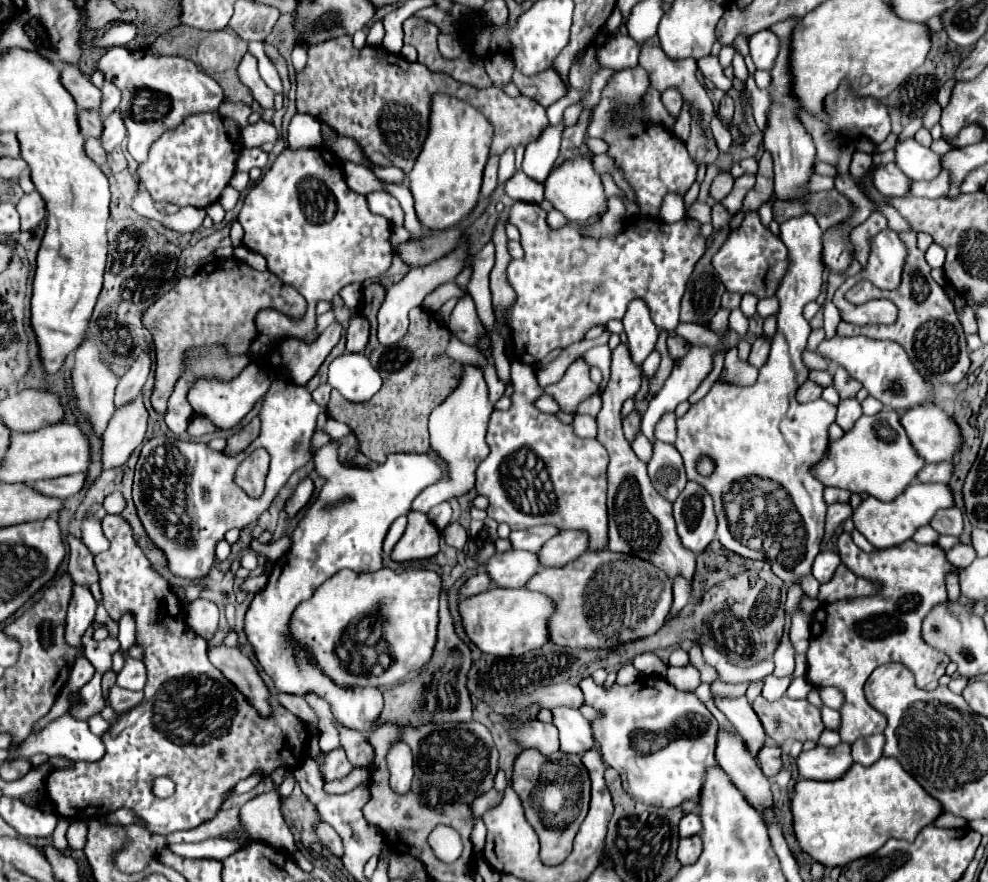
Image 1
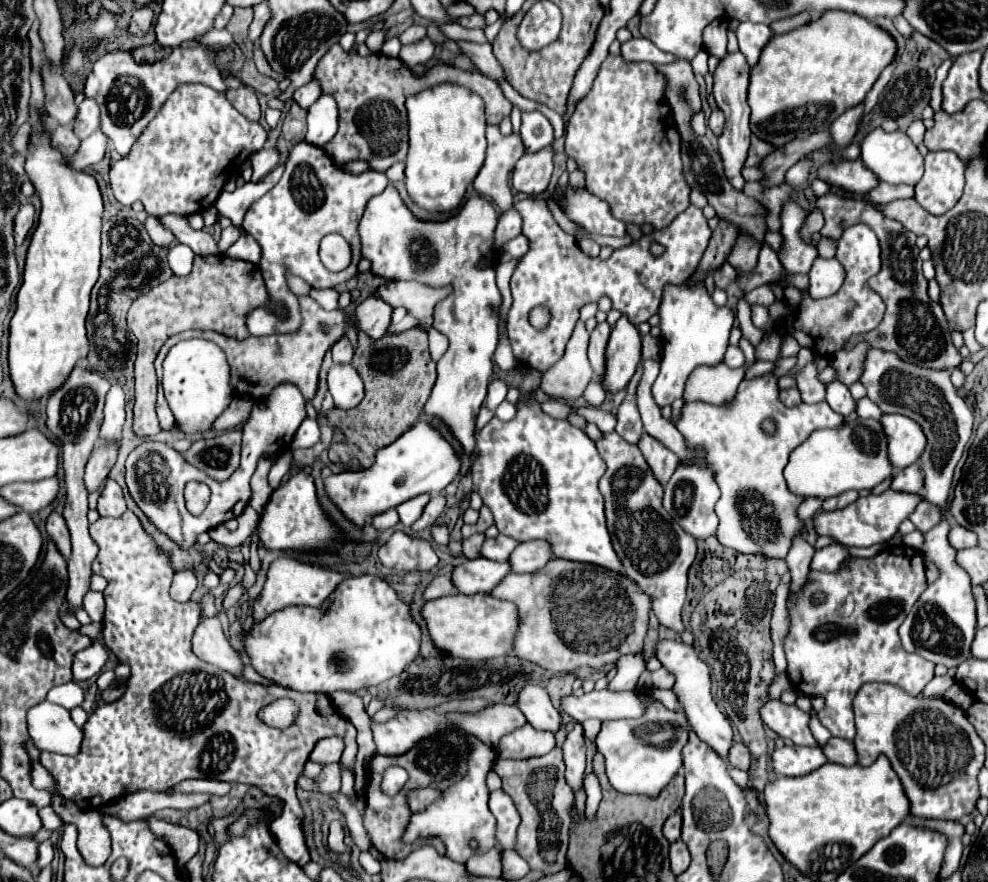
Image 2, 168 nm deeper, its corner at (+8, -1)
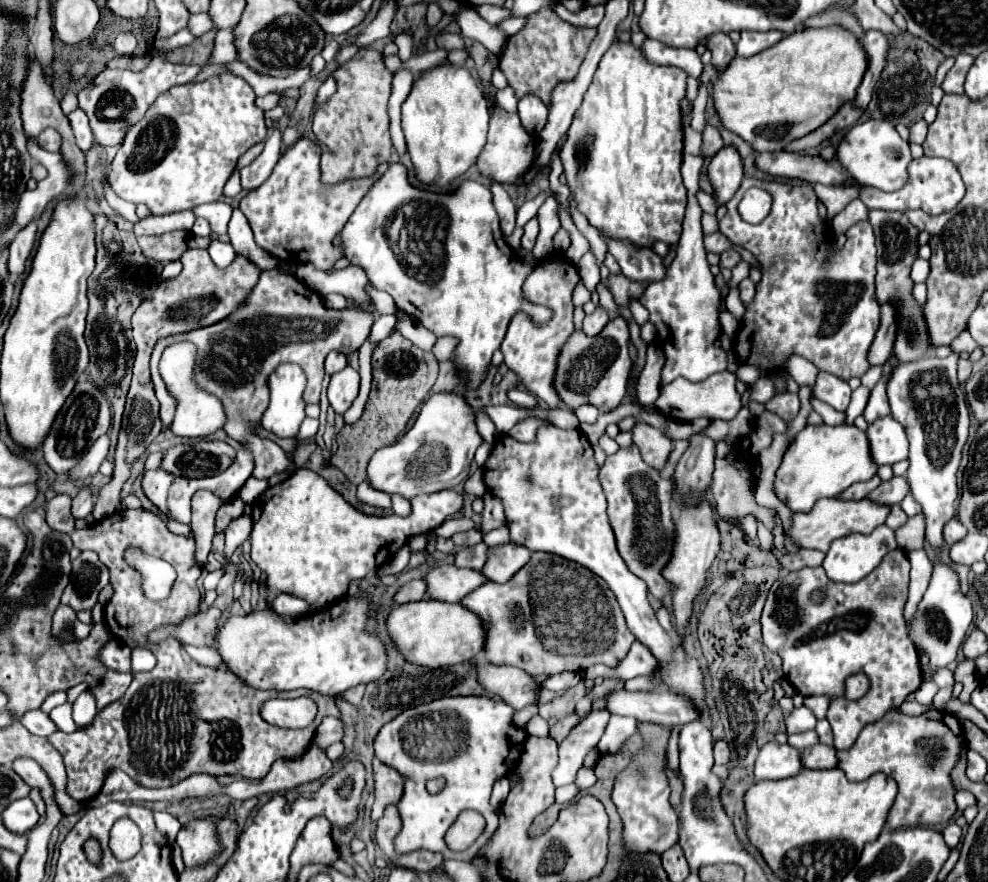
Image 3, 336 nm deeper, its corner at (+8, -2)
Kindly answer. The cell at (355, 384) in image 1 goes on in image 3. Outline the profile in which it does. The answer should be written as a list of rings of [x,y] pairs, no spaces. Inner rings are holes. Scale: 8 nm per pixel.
[[[347,366],[345,370],[331,376],[331,382],[327,386],[327,398],[329,398],[329,406],[337,414],[343,414],[345,410],[349,410],[357,394],[359,394],[359,372],[357,370]]]

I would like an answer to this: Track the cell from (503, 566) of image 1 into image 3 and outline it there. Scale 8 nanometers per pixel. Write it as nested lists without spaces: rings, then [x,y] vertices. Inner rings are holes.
[[[445,564],[429,570],[423,580],[427,584],[427,596],[431,600],[459,602],[463,596],[479,588],[485,582],[485,576],[477,570],[453,568],[453,564]]]

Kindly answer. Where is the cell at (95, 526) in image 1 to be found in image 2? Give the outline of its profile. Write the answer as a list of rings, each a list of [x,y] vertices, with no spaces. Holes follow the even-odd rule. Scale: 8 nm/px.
[[[75,365],[69,373],[67,383],[61,385],[61,389],[53,391],[47,401],[47,427],[49,431],[59,439],[61,455],[63,455],[63,469],[65,469],[65,487],[67,487],[67,503],[63,511],[63,519],[67,521],[67,527],[71,531],[71,543],[73,553],[69,559],[69,587],[67,587],[67,611],[75,613],[83,607],[83,597],[89,591],[89,579],[93,575],[91,565],[97,557],[99,547],[93,543],[89,535],[89,523],[87,523],[87,491],[83,483],[83,471],[85,463],[99,441],[99,427],[103,419],[103,405],[105,395],[111,387],[111,381],[103,375],[97,375],[95,371],[87,371],[81,365]]]

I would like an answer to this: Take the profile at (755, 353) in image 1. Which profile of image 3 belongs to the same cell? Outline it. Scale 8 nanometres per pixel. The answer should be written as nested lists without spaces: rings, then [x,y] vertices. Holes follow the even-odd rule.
[[[745,278],[745,280],[739,282],[739,294],[741,294],[741,300],[745,300],[745,302],[753,300],[753,296],[755,296],[755,284],[751,282],[751,278]]]

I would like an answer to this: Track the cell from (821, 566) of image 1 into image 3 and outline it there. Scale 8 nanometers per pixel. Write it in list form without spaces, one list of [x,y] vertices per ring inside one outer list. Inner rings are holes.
[[[885,524],[877,526],[877,530],[873,530],[871,534],[863,536],[863,534],[849,534],[845,538],[839,538],[831,544],[823,568],[827,572],[827,576],[833,582],[859,582],[861,578],[865,578],[871,570],[875,570],[879,566],[879,562],[883,560],[883,556],[889,550],[895,550],[897,542],[895,542],[895,534],[891,528],[887,528]]]

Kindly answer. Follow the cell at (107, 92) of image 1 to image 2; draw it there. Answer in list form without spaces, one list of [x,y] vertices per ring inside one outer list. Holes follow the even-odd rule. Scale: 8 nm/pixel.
[[[85,99],[79,103],[79,115],[73,123],[73,131],[79,139],[89,137],[93,131],[99,129],[99,111],[97,111],[97,101],[95,99]]]

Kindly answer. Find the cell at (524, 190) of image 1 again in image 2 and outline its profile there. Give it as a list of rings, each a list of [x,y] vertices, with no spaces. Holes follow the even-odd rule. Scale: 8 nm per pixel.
[[[545,147],[535,155],[523,155],[511,175],[511,185],[517,193],[539,195],[547,189],[553,173],[553,149]]]

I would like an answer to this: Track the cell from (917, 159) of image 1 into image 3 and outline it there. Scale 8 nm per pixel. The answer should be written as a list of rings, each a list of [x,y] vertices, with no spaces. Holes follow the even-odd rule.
[[[865,120],[849,128],[837,144],[837,160],[863,186],[873,186],[883,192],[901,188],[907,180],[907,164],[911,160],[909,144],[897,134],[895,126],[885,120]]]

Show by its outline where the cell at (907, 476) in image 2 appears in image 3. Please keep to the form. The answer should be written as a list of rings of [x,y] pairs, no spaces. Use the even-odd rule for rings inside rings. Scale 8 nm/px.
[[[893,476],[889,482],[883,482],[879,488],[875,488],[867,498],[883,506],[893,506],[893,504],[899,504],[907,492],[909,492],[907,480],[901,476]]]

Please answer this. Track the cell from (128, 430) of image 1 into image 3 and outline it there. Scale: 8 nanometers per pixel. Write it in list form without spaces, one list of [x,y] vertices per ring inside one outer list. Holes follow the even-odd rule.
[[[81,490],[75,498],[73,498],[73,504],[71,504],[71,516],[77,520],[77,518],[85,518],[91,514],[91,508],[93,508],[93,500],[91,500],[91,492],[89,490]]]

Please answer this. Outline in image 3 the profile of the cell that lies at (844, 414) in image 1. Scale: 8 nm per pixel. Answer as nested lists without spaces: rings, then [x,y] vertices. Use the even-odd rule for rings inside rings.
[[[819,372],[815,388],[813,388],[815,398],[819,398],[821,402],[833,406],[839,412],[845,412],[845,408],[849,406],[849,396],[851,396],[851,388],[845,380],[829,374],[829,372]]]

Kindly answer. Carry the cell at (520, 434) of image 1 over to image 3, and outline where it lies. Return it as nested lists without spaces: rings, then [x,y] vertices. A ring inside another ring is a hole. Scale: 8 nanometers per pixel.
[[[545,426],[537,432],[537,438],[529,444],[521,444],[511,436],[501,436],[493,446],[491,456],[485,462],[483,482],[497,498],[503,500],[507,526],[511,530],[511,540],[515,544],[523,544],[531,552],[541,550],[541,552],[565,556],[567,560],[579,562],[581,566],[589,568],[593,574],[601,576],[609,584],[611,592],[615,594],[615,598],[617,598],[617,602],[619,602],[619,606],[625,614],[629,630],[659,660],[659,674],[661,674],[663,682],[669,688],[673,688],[681,694],[687,694],[689,700],[693,700],[697,704],[701,714],[707,716],[709,712],[707,712],[707,706],[703,702],[705,688],[703,688],[703,674],[701,674],[699,662],[695,658],[689,658],[685,654],[685,650],[681,648],[681,644],[659,626],[659,622],[655,618],[655,612],[653,612],[653,608],[647,600],[645,582],[641,578],[637,578],[635,574],[631,574],[629,568],[625,566],[623,558],[619,556],[619,552],[615,548],[615,536],[613,536],[613,530],[609,526],[607,512],[605,512],[607,510],[607,500],[605,500],[605,494],[601,490],[597,474],[599,474],[599,466],[593,458],[593,448],[591,448],[589,440],[583,436],[583,432],[579,432],[579,430],[561,430],[557,426]]]

